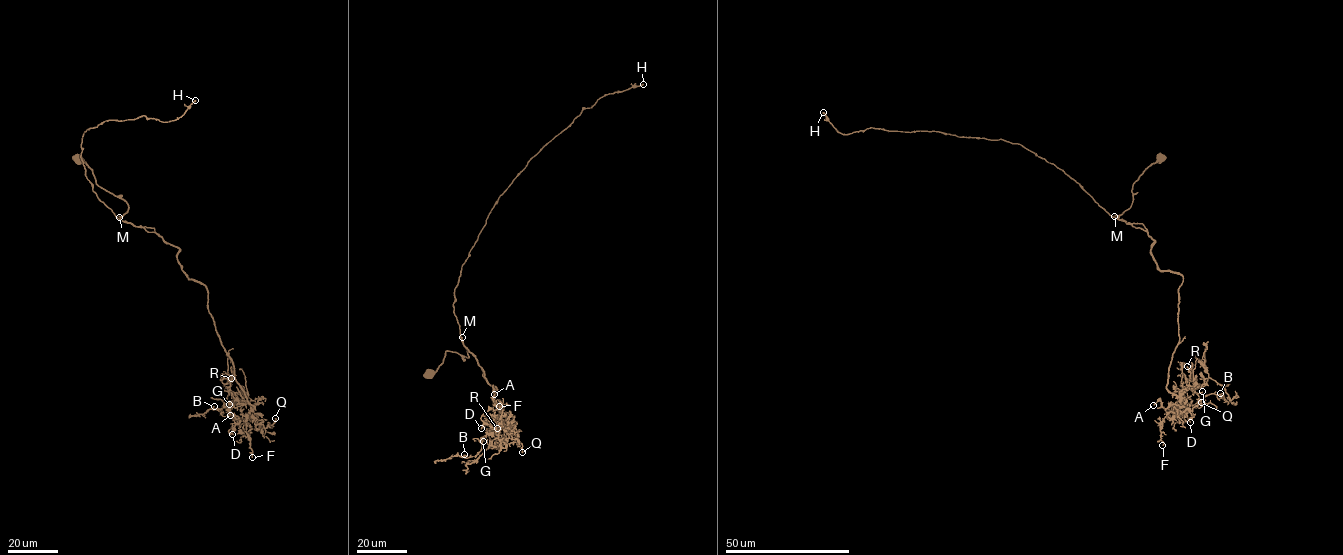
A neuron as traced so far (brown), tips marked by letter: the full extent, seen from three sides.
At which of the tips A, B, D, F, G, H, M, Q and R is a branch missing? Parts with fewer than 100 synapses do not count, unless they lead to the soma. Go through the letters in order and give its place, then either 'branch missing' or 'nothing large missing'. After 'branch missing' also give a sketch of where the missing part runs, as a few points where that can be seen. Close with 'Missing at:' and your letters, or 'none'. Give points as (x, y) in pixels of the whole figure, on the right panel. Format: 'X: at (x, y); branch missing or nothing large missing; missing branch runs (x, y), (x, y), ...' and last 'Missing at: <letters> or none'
A: at (1153, 405); nothing large missing
B: at (1220, 393); nothing large missing
D: at (1190, 422); nothing large missing
F: at (1162, 445); nothing large missing
G: at (1202, 391); nothing large missing
H: at (823, 112); nothing large missing
M: at (1114, 216); nothing large missing
Q: at (1201, 402); nothing large missing
R: at (1187, 366); nothing large missing
Missing at: none

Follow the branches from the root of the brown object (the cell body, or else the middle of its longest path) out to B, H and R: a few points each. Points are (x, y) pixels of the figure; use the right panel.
B: (1160, 159), (1118, 219), (1145, 230), (1159, 270), (1183, 278), (1166, 388), (1220, 393)
H: (1160, 159), (1133, 183), (1131, 206), (1116, 219), (1019, 144), (933, 131), (842, 134), (823, 112)
R: (1160, 159), (1133, 183), (1118, 219), (1154, 239), (1159, 270), (1182, 276), (1170, 392), (1188, 386), (1187, 366)

